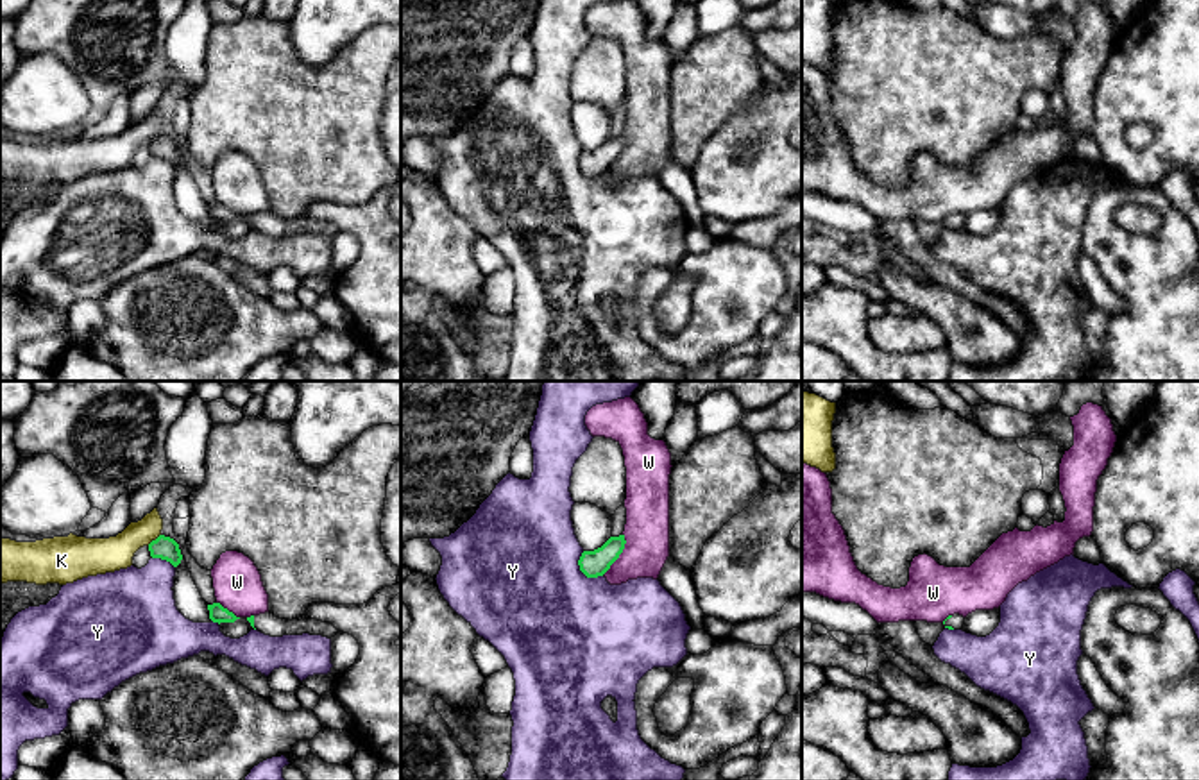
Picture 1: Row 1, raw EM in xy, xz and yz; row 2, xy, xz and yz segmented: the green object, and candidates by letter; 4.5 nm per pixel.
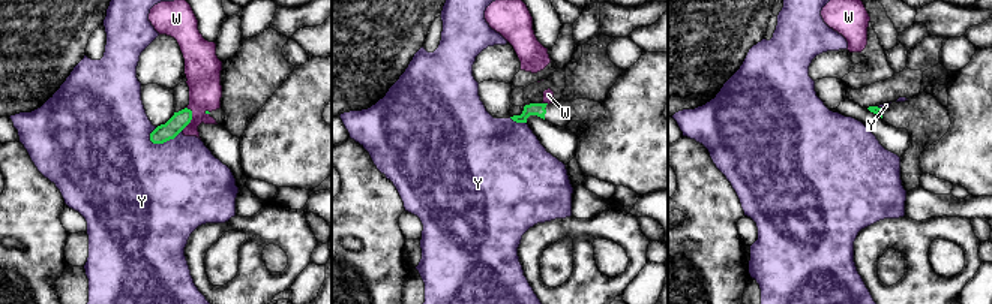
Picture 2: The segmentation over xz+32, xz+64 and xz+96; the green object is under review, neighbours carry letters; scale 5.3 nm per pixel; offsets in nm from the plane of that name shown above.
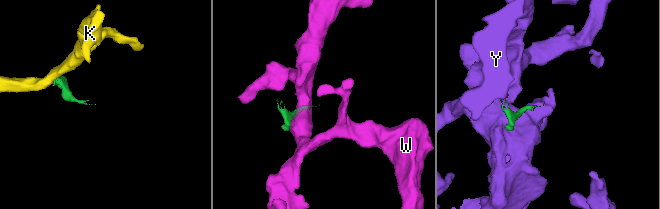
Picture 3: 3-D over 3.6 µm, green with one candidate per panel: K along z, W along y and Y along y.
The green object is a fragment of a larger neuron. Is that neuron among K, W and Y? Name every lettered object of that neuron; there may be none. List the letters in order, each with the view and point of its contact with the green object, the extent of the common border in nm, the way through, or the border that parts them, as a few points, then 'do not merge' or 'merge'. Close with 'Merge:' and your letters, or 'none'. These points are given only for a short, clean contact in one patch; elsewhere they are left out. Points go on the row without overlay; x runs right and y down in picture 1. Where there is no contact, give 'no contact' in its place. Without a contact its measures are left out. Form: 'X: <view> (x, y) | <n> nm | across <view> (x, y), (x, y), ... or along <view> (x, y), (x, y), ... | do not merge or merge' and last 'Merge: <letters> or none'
K: xy (153, 140) | 80 nm | along xy (160, 133), (147, 144) | do not merge
W: xz (620, 152) | 220 nm | do not merge
Y: xz (582, 170) | 150 nm | do not merge
Merge: none

